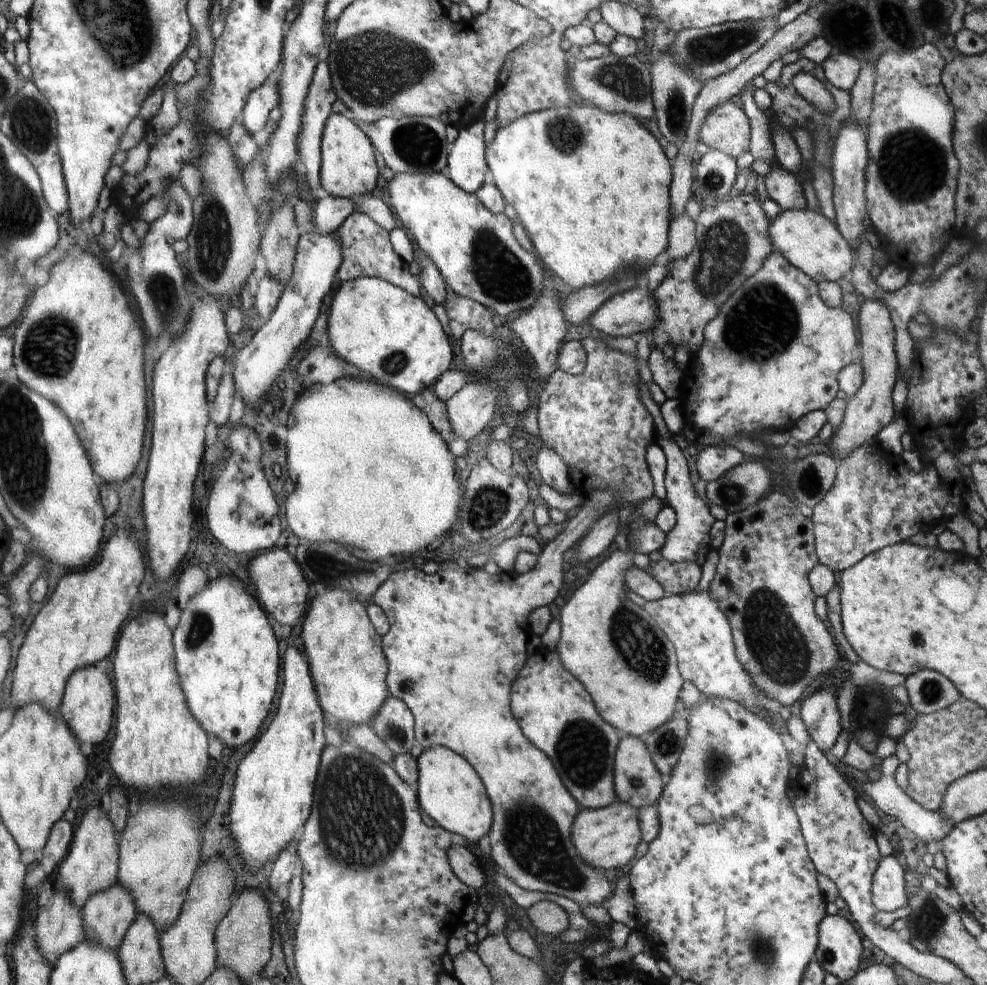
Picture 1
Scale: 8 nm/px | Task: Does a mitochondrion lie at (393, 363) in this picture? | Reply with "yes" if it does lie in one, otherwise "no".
yes

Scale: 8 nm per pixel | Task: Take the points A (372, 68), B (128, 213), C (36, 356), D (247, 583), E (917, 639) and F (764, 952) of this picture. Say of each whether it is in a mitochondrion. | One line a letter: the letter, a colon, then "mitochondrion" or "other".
A: mitochondrion
B: other
C: mitochondrion
D: other
E: other
F: mitochondrion

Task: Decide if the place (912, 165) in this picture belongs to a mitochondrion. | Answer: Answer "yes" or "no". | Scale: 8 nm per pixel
yes

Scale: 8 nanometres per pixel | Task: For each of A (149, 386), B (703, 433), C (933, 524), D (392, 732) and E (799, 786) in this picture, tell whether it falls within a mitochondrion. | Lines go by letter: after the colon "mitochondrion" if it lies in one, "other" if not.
A: other
B: other
C: other
D: mitochondrion
E: other

